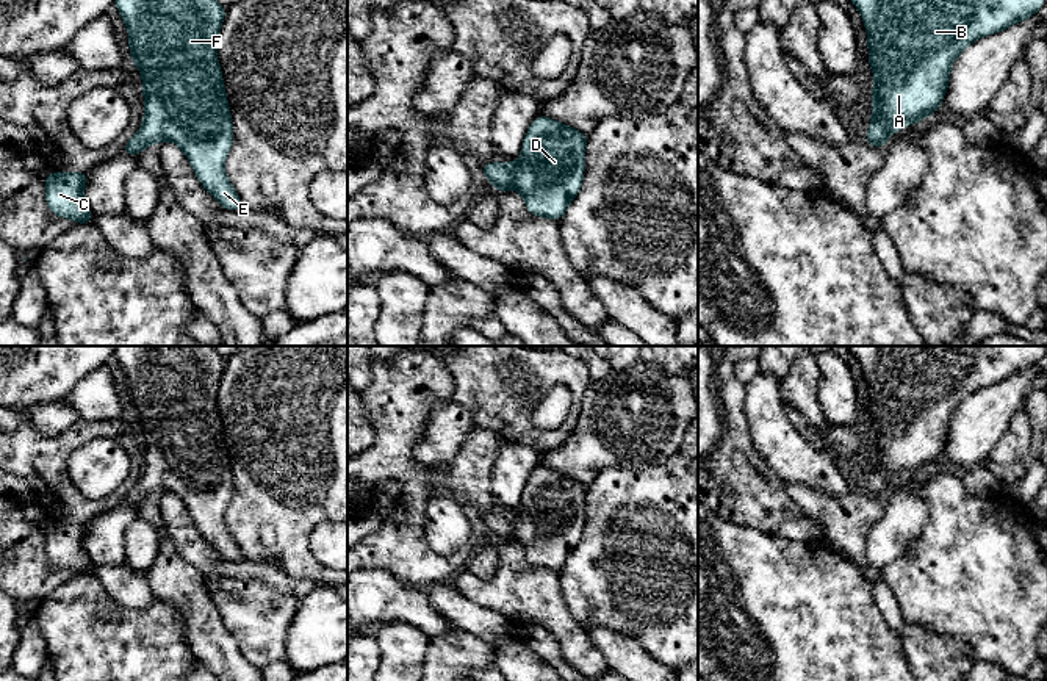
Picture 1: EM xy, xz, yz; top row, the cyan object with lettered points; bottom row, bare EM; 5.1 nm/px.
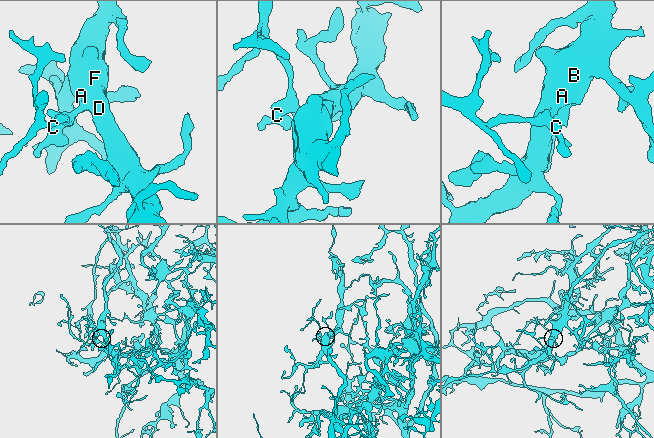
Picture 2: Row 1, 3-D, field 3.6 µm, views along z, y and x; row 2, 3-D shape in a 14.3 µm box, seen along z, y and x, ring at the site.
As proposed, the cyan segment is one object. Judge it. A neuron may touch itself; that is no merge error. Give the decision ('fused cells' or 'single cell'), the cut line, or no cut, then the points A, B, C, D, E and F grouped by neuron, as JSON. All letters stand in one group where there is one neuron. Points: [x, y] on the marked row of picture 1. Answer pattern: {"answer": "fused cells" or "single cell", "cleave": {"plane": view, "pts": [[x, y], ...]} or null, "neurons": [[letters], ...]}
{"answer": "single cell", "cleave": null, "neurons": [["A", "B", "C", "D", "E", "F"]]}

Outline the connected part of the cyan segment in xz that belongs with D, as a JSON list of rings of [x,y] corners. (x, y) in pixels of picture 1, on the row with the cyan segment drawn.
[[[538,114],[518,161],[490,161],[480,169],[498,193],[513,188],[531,214],[559,222],[582,188],[587,139],[588,135]]]

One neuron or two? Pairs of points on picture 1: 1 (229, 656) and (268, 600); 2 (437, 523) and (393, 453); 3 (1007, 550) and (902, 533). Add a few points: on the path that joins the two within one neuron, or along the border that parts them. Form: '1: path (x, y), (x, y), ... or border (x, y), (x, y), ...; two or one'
1: border (216, 611), (224, 628), (251, 664); two
2: border (449, 487), (438, 487), (428, 500), (428, 544); two
3: border (924, 500), (928, 520), (891, 561); two

